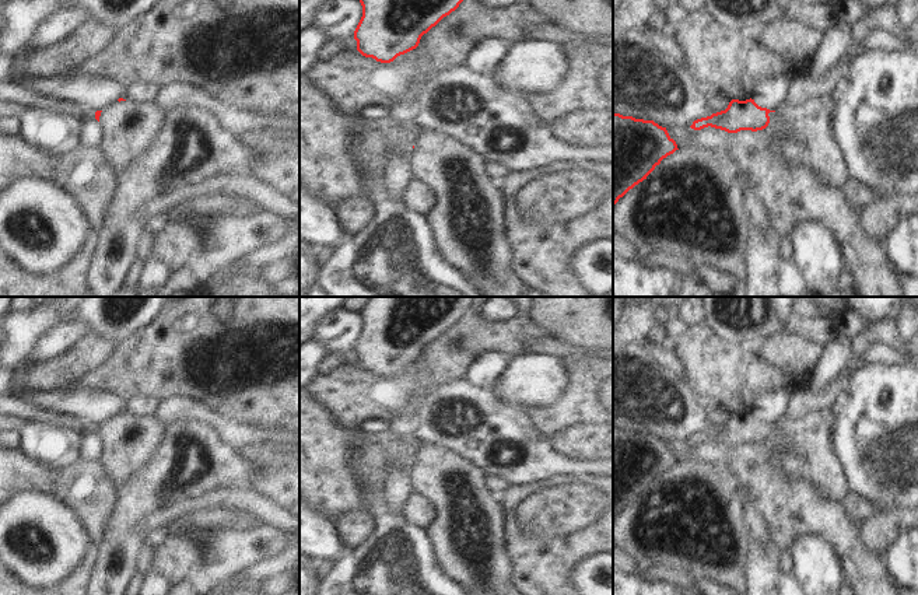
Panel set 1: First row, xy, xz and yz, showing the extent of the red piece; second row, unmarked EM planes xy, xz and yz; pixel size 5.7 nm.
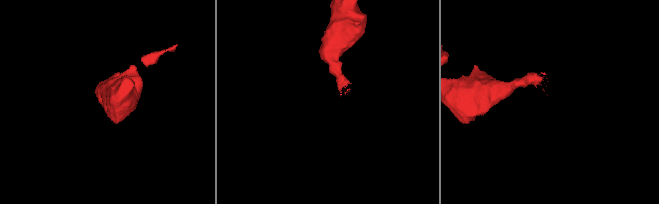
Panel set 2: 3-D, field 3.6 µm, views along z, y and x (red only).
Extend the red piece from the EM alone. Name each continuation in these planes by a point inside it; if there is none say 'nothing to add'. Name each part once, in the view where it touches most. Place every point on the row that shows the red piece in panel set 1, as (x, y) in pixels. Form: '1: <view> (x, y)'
1: yz (791, 147)

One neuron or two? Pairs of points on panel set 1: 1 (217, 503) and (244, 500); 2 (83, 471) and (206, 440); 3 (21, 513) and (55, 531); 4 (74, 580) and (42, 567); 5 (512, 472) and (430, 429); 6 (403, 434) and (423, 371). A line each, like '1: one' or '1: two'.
1: one
2: two
3: one
4: two
5: one
6: one

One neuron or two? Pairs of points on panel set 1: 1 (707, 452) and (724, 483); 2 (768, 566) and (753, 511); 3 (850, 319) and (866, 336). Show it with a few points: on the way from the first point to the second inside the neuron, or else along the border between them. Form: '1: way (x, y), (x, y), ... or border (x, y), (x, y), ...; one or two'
1: border (682, 462), (707, 461), (729, 466); two
2: way (763, 552), (757, 525); one
3: border (868, 328), (852, 339); two

